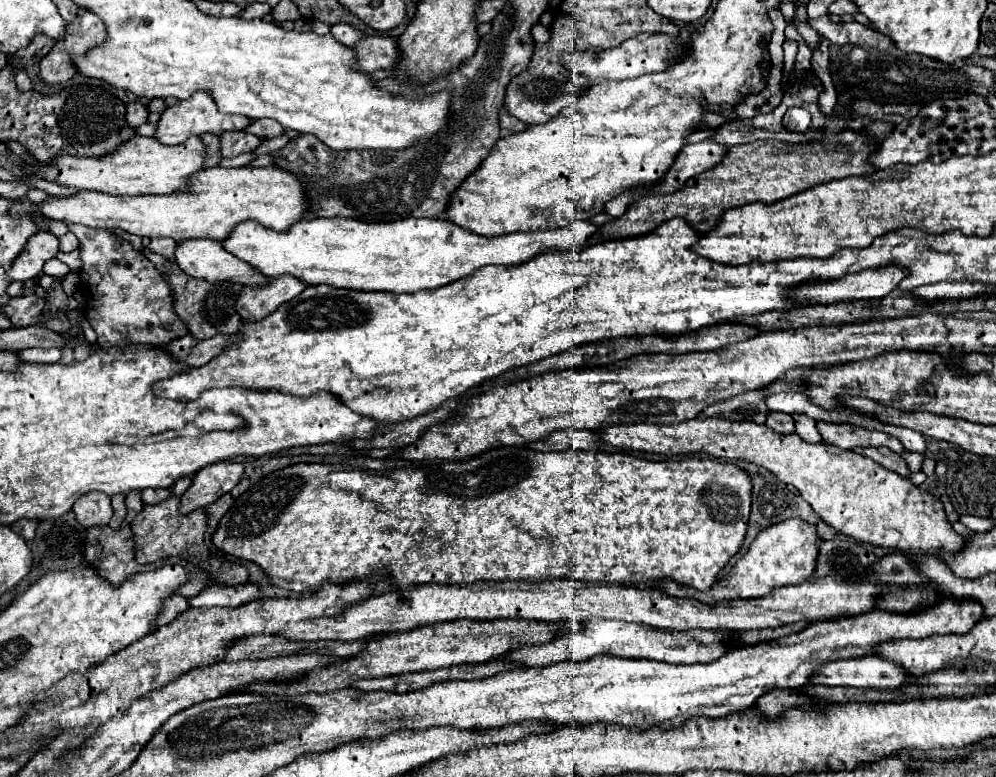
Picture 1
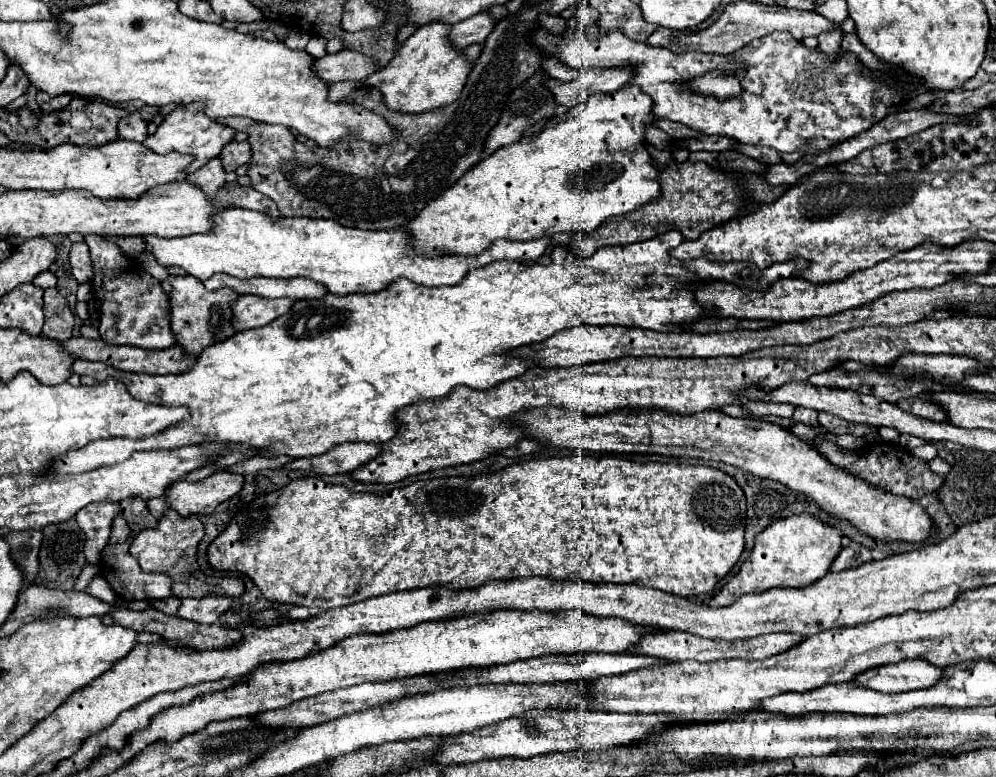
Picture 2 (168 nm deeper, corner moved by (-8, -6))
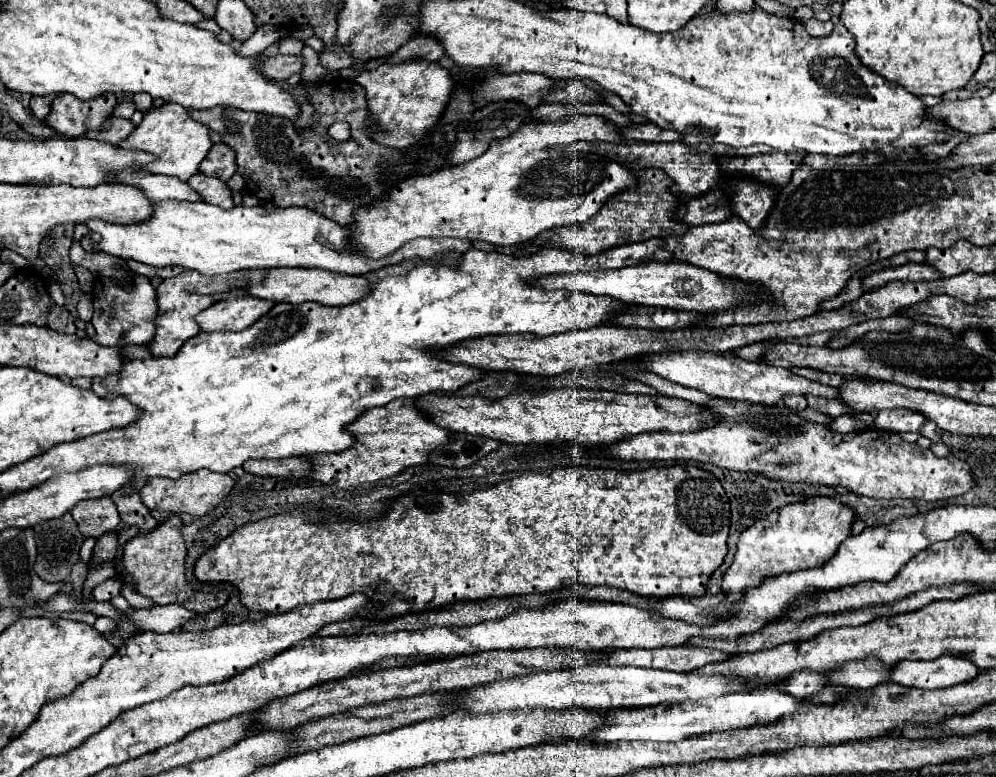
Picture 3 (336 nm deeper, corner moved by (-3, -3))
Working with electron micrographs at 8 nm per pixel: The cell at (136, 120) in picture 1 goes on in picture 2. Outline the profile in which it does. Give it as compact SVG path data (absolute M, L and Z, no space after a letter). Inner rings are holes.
M132 113L130 117L118 123L118 133L120 133L120 139L144 141L148 137L148 123L142 119L140 113Z

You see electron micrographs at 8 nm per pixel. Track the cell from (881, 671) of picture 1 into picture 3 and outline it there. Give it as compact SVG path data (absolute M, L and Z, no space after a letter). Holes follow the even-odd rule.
M941 656L929 662L897 662L897 672L893 672L893 682L913 688L939 690L957 686L973 680L979 674L979 668L963 656Z

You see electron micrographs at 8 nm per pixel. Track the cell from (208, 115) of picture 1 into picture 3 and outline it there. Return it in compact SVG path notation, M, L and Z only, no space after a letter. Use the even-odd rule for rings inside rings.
M163 104L161 108L151 108L143 116L141 124L135 126L135 130L123 142L119 142L119 148L141 150L157 156L155 162L145 166L147 172L177 176L183 182L187 182L199 170L199 162L207 156L211 146L213 144L209 140L209 128L191 120L187 110L179 104Z

